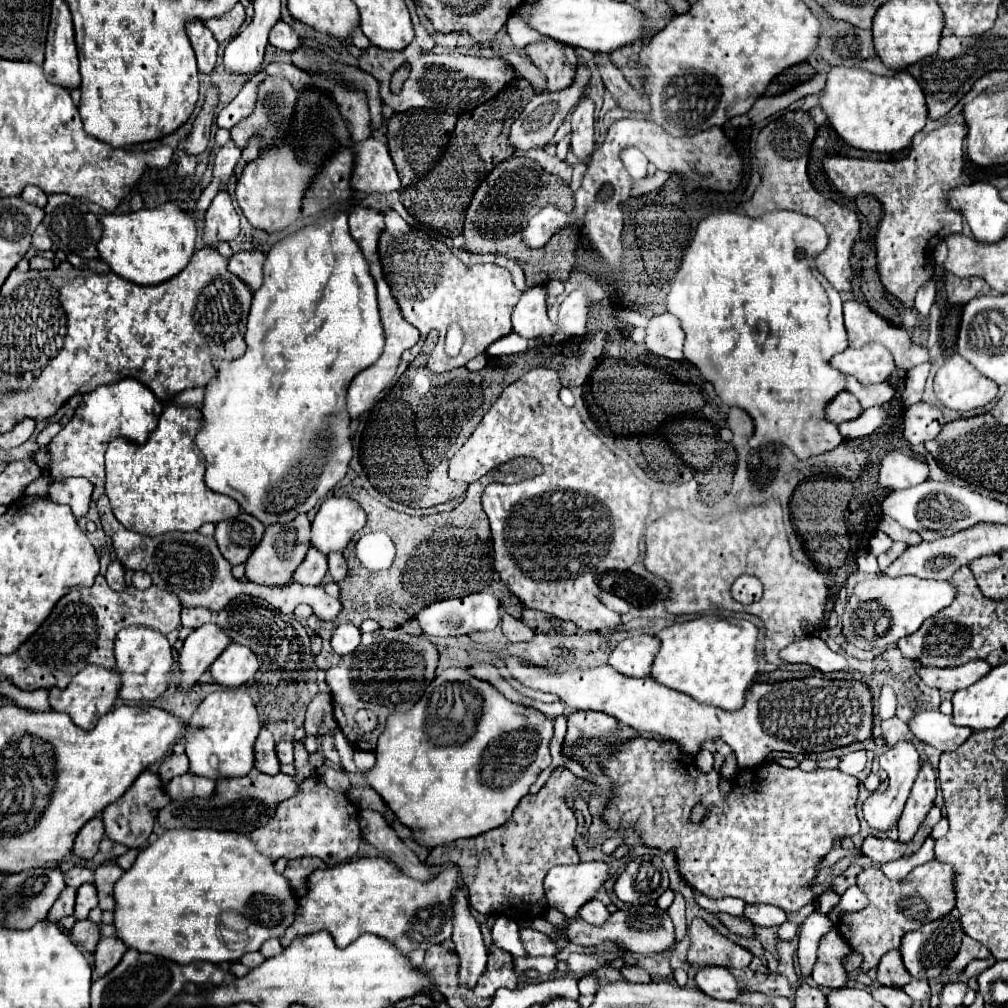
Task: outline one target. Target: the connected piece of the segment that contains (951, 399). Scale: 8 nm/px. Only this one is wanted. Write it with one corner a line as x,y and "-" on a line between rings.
949,356
935,374
935,396
945,408
967,412
983,408
997,396
997,384
979,374
963,356

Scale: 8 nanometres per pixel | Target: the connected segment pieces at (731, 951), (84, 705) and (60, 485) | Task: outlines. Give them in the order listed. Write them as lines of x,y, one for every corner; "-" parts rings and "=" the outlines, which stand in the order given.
693,918
689,934
691,934
691,948
687,958
695,966
709,964
709,966
747,968
753,960
753,954
747,948
725,938
703,918
=
87,666
67,684
65,690
51,688
49,702
51,702
53,710
69,714
77,726
91,730
97,724
99,714
105,714
107,710
111,710
115,706
119,690
121,690
121,674
117,670
109,670
109,668
101,668
101,666
=
65,478
65,480
53,480
49,484
49,498
57,504
71,506
75,518
81,518
87,514
93,494
93,484
87,478

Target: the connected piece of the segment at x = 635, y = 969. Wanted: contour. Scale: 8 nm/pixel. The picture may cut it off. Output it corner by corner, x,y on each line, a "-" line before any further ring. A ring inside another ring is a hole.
625,966
625,968
621,968
621,974
629,982
651,982
649,972
645,968
639,968
639,966

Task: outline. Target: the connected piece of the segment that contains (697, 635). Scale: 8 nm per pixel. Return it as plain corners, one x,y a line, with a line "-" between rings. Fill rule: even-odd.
705,614
695,620
687,620
687,622
663,628
661,632
657,632
657,638
661,640
661,650
653,662
653,670
651,670
653,680
657,680
659,684
665,684
667,688
679,690
697,702
717,706
723,710
739,710
745,704
749,686
753,686
755,676
759,672
759,662
755,652
759,628
753,622
743,618
719,618
719,616

